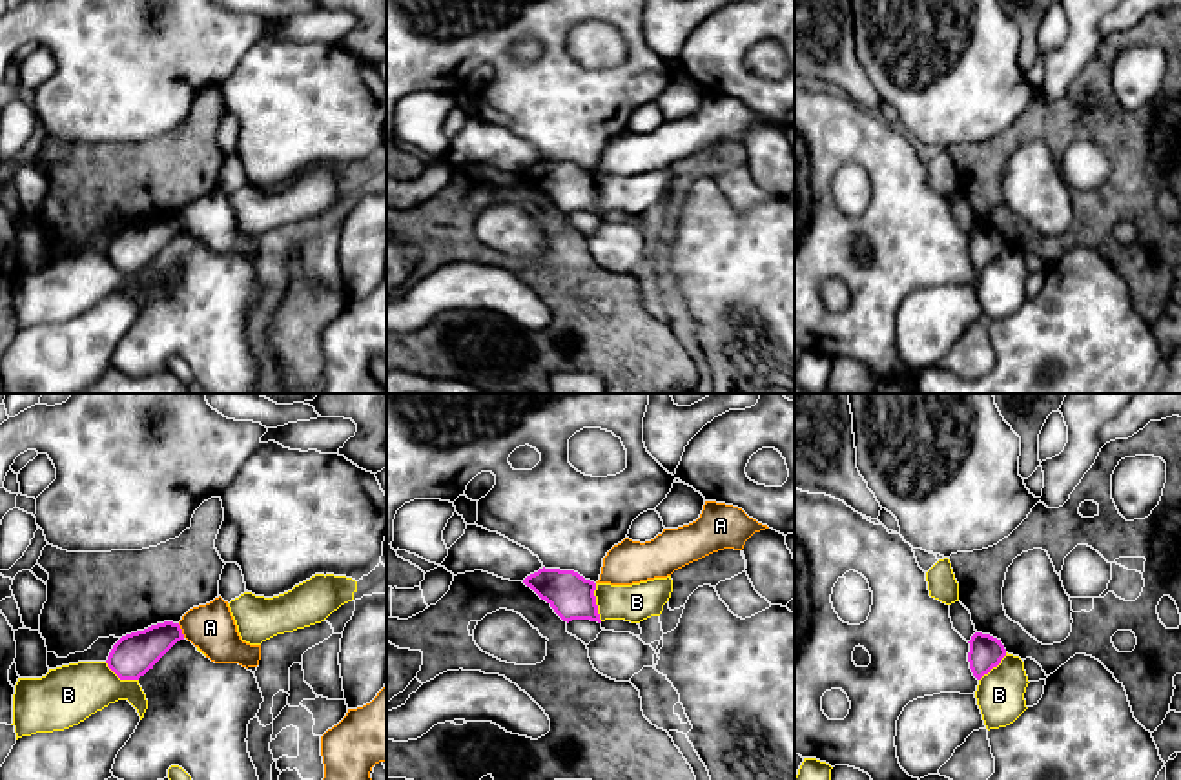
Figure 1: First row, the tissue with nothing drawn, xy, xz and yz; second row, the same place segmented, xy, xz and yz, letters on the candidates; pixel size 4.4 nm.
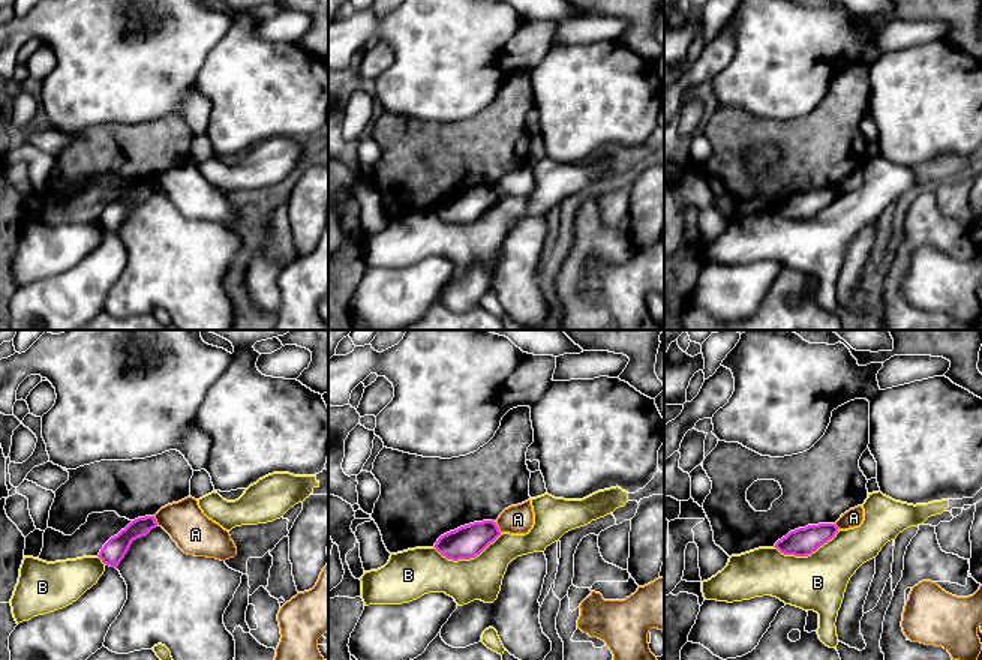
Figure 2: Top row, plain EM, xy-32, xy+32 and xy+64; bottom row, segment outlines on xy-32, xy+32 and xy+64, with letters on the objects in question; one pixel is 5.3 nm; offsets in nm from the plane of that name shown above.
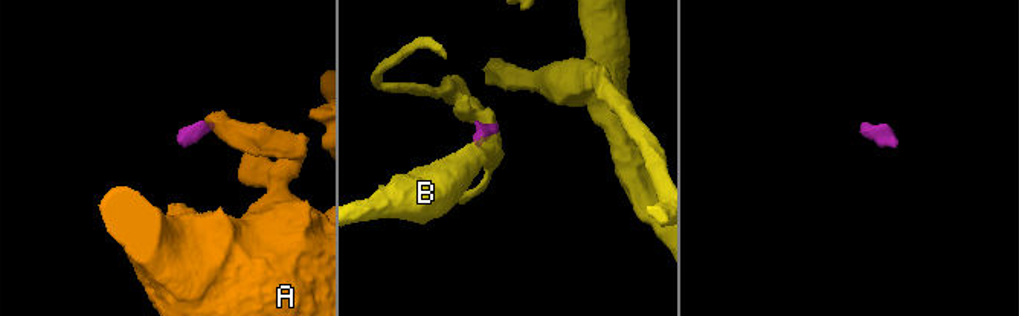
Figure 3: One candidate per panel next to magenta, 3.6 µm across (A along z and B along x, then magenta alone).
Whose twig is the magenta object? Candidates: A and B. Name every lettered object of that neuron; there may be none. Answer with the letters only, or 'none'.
none

